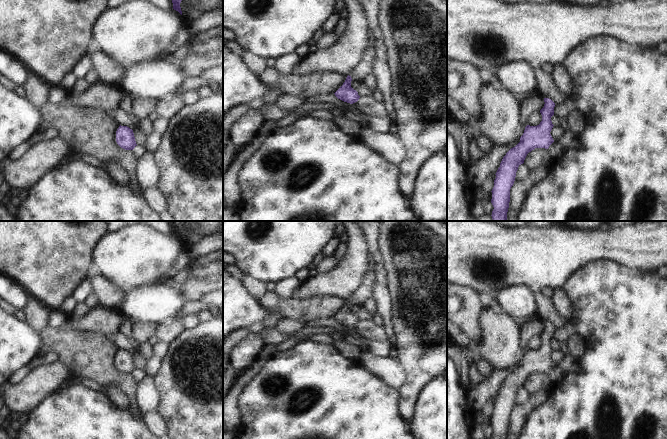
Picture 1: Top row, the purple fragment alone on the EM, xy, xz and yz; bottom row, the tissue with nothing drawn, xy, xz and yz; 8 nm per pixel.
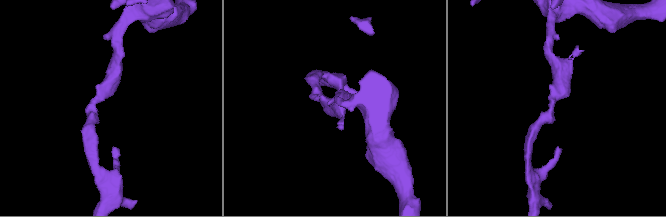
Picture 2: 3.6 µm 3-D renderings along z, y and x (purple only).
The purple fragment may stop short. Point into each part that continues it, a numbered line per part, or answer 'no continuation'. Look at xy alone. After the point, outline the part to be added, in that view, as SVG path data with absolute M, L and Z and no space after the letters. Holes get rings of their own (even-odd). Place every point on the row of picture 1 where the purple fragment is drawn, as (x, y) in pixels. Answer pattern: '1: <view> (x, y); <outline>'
no continuation

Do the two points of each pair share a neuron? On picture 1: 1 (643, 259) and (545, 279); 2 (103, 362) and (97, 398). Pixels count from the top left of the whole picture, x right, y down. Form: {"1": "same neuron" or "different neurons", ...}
{"1": "same neuron", "2": "different neurons"}

